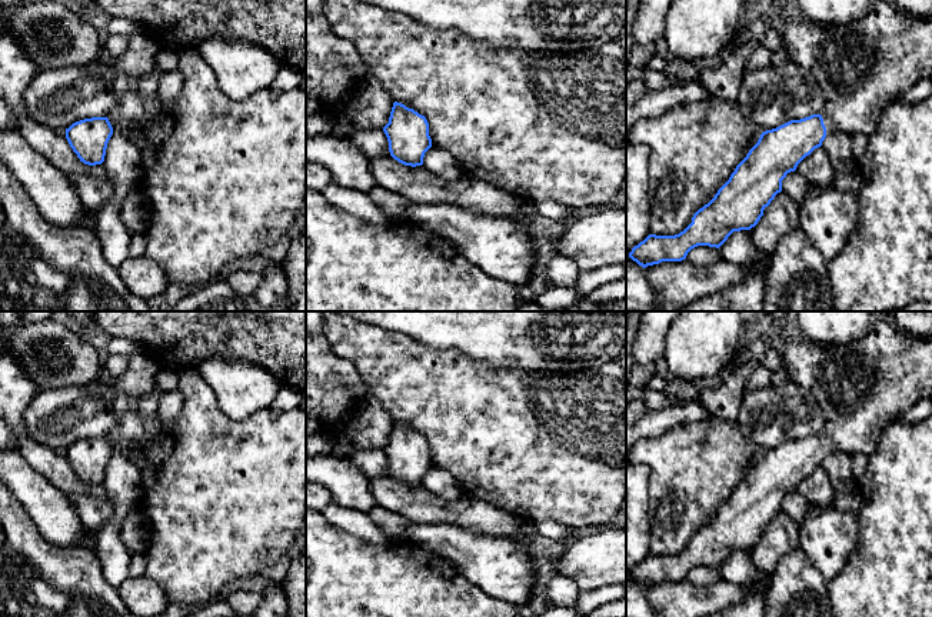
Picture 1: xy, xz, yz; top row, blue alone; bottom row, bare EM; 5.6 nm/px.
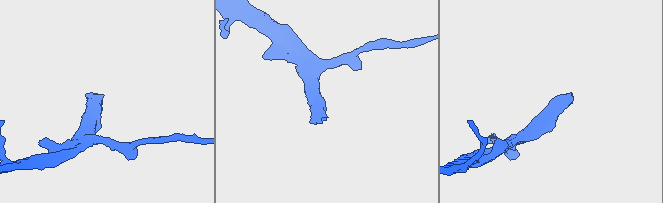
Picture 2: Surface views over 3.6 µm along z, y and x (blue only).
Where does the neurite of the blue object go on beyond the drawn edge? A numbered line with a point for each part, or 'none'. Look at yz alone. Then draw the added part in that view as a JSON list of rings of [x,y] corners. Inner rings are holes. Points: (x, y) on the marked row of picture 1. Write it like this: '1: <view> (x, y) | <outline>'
1: yz (865, 63) | [[[886,0],[872,1],[861,19],[839,27],[821,26],[806,16],[790,19],[782,41],[789,60],[825,84],[826,104],[821,116],[826,136],[835,131],[871,136],[891,99],[932,77],[932,17],[912,17]]]

